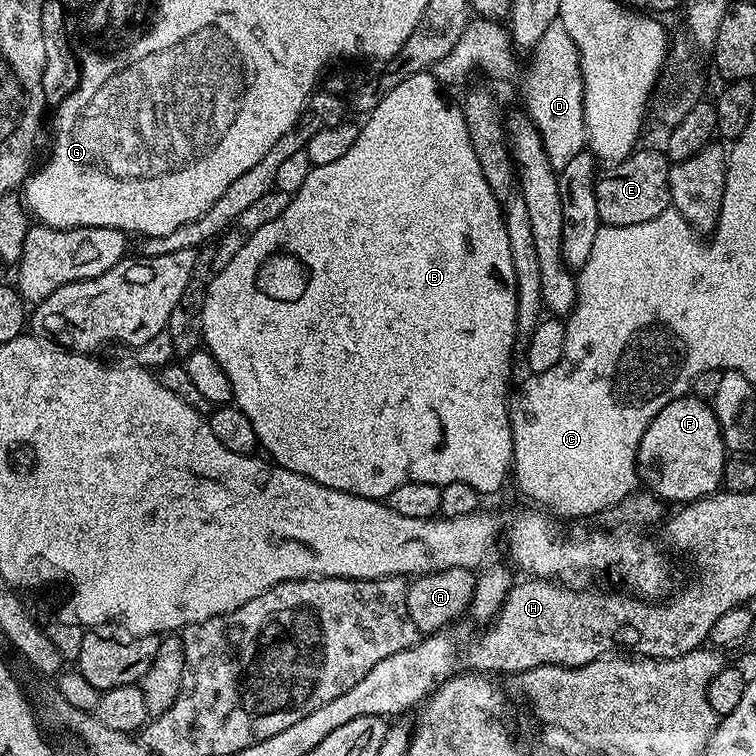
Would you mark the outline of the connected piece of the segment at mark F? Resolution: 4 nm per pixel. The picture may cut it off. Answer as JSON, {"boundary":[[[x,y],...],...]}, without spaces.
{"boundary":[[[685,394],[676,400],[671,400],[650,422],[646,434],[642,434],[640,449],[636,455],[638,476],[643,487],[653,496],[665,501],[673,500],[676,506],[691,504],[710,496],[717,491],[724,482],[724,462],[726,449],[724,439],[718,426],[716,411],[707,400],[700,400],[694,395]]]}

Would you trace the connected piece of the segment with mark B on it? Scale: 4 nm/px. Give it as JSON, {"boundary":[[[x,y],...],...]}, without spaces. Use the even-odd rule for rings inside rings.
{"boundary":[[[431,71],[419,72],[402,82],[392,84],[389,89],[385,96],[381,95],[377,99],[375,110],[367,113],[365,120],[368,121],[359,125],[360,133],[358,138],[354,138],[354,146],[350,146],[350,150],[346,150],[346,154],[342,154],[342,158],[337,158],[335,162],[329,162],[327,166],[313,166],[310,174],[306,174],[306,182],[302,182],[302,186],[291,197],[286,210],[283,210],[278,218],[266,222],[258,229],[238,250],[238,254],[234,254],[234,258],[226,263],[225,268],[212,276],[214,278],[209,282],[208,289],[204,292],[204,305],[200,308],[200,328],[204,331],[203,347],[218,362],[218,366],[222,366],[222,370],[226,370],[226,378],[230,378],[235,407],[240,408],[242,414],[246,414],[246,418],[250,418],[250,426],[254,426],[254,434],[259,447],[265,448],[269,452],[265,453],[281,468],[310,478],[327,488],[342,490],[346,494],[378,501],[383,501],[391,492],[398,490],[398,486],[411,480],[441,486],[450,482],[466,482],[466,486],[474,486],[474,490],[478,490],[481,494],[496,492],[503,486],[507,476],[509,479],[512,472],[512,427],[510,426],[508,402],[510,389],[513,387],[512,347],[518,343],[516,335],[518,294],[514,278],[514,258],[510,258],[510,238],[506,238],[502,204],[490,190],[486,178],[482,178],[482,166],[478,166],[474,146],[470,146],[470,130],[466,130],[463,107],[459,103],[451,104],[444,97],[445,89],[435,75]]]}

